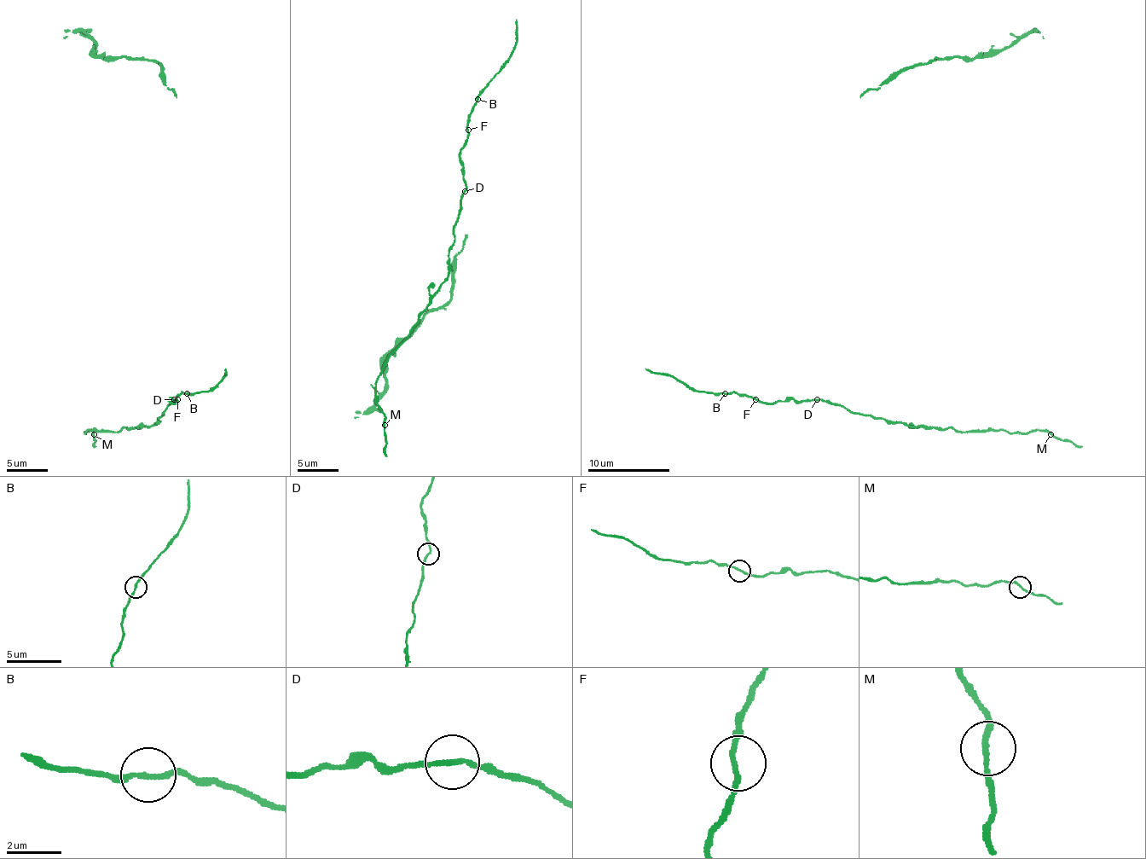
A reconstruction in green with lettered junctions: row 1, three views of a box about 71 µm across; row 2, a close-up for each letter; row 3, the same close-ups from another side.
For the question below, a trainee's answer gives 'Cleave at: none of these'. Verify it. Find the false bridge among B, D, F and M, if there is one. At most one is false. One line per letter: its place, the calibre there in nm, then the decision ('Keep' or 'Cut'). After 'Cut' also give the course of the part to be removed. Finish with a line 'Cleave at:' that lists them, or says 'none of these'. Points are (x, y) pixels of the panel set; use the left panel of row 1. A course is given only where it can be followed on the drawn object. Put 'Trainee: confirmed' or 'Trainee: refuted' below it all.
B: Place: (187, 393). Thickness 170 nm. Keep
D: Place: (174, 399). Thickness 170 nm. Keep
F: Place: (177, 399). Thickness 170 nm. Keep
M: Place: (94, 434). Thickness 190 nm. Keep
Cleave at: none of these
Trainee: confirmed

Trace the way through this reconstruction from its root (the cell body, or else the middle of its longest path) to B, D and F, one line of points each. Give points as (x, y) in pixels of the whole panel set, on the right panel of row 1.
B: (829, 399), (786, 399), (766, 403), (738, 393), (725, 393)
D: (829, 399), (817, 399)
F: (829, 399), (786, 399), (772, 403), (755, 399)

